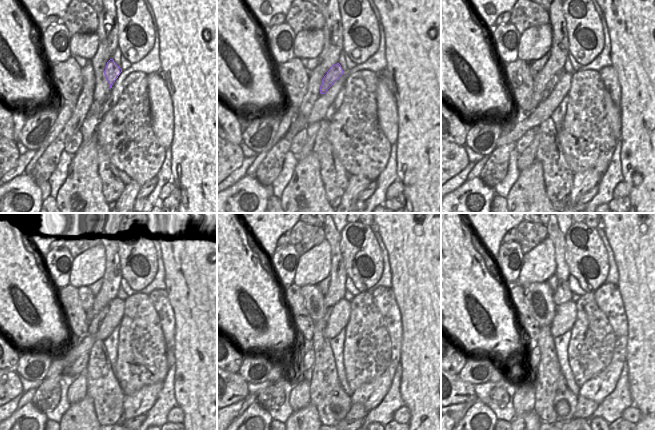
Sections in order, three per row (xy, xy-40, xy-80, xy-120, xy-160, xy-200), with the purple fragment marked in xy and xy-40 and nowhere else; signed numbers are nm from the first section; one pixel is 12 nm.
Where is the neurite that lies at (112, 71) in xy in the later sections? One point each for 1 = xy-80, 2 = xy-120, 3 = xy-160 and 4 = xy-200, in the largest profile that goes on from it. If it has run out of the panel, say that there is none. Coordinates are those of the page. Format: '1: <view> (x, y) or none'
1: xy-80 (552, 83)
2: xy-120 (95, 323)
3: xy-160 (324, 383)
4: xy-200 (545, 377)

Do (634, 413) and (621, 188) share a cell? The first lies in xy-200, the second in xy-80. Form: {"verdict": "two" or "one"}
{"verdict": "one"}

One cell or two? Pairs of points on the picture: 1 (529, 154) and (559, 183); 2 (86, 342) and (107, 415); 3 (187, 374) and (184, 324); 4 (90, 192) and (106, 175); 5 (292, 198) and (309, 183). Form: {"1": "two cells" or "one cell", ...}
{"1": "two cells", "2": "two cells", "3": "one cell", "4": "two cells", "5": "one cell"}

